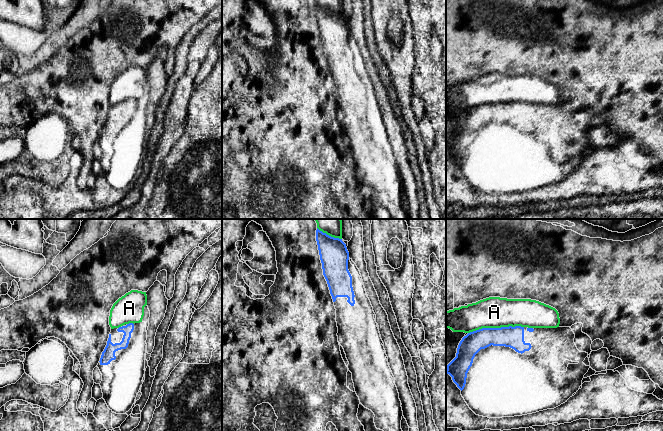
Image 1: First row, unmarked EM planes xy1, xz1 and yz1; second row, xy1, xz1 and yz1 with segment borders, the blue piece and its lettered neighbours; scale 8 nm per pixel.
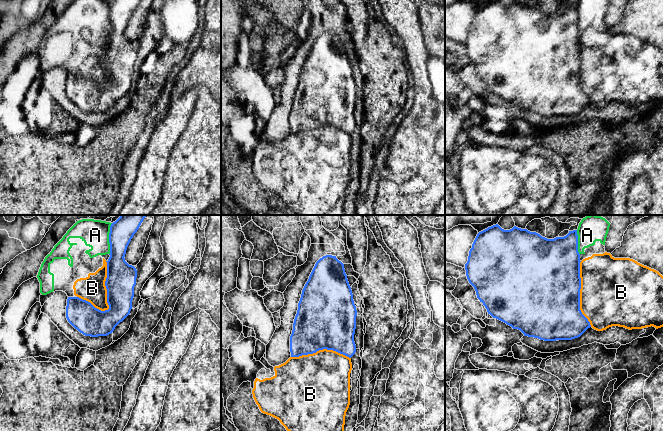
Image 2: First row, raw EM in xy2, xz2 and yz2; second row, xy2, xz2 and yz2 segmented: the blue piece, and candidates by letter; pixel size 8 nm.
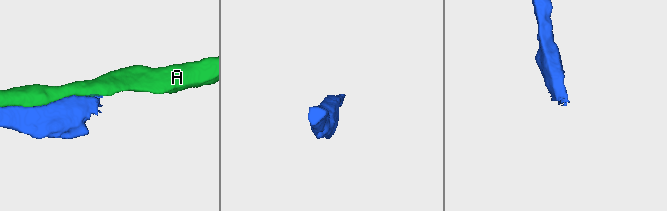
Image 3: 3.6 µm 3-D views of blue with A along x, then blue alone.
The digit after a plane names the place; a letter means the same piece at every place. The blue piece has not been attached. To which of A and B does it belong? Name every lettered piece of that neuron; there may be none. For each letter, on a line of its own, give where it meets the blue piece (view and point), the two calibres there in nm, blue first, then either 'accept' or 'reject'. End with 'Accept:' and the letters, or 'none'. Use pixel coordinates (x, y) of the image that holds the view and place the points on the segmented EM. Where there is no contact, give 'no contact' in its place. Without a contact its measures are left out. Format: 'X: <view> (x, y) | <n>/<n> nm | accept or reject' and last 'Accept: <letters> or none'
A: yz1 (495, 328) | 170/260 nm | reject
B: xy2 (106, 288) | 240/200 nm | reject
Accept: none

